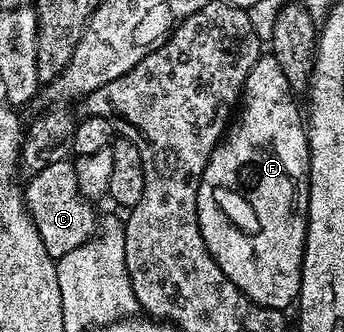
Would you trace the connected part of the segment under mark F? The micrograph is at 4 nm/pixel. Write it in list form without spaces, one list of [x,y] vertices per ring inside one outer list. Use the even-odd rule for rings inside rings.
[[[262,54],[257,58],[244,83],[242,103],[239,105],[230,127],[225,131],[216,149],[212,151],[212,157],[206,162],[202,182],[198,186],[198,202],[196,203],[202,238],[210,250],[214,262],[218,262],[218,266],[222,266],[222,274],[226,274],[226,278],[230,278],[230,282],[234,282],[234,286],[238,286],[238,290],[242,290],[250,300],[267,308],[281,310],[288,310],[291,304],[293,307],[297,303],[302,282],[304,243],[308,233],[308,130],[301,105],[299,108],[295,99],[297,100],[297,97],[292,91],[290,82],[286,82],[286,74],[282,74],[282,66],[278,66],[278,58],[274,58],[271,54]]]

